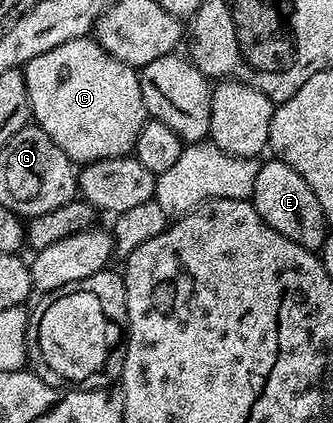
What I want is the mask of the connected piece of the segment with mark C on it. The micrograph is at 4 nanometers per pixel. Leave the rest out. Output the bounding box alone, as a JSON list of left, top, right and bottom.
[22,38,146,165]

